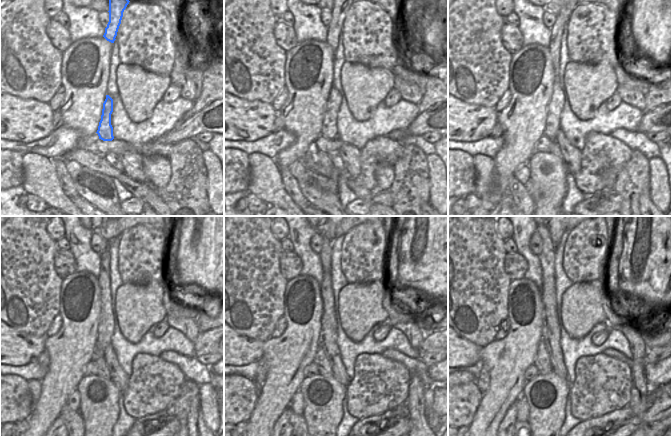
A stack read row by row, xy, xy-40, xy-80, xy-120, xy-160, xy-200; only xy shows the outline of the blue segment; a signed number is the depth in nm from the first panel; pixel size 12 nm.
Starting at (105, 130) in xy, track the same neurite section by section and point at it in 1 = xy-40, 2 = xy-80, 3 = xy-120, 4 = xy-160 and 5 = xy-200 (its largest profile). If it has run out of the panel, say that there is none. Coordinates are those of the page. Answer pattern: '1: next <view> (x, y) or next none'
1: next xy-40 (329, 125)
2: next xy-80 (553, 125)
3: next xy-120 (106, 319)
4: next xy-160 (328, 321)
5: next xy-200 (549, 296)

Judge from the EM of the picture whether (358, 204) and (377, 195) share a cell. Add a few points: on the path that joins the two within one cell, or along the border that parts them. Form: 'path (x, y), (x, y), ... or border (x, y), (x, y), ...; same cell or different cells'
path (363, 204), (372, 200); same cell

